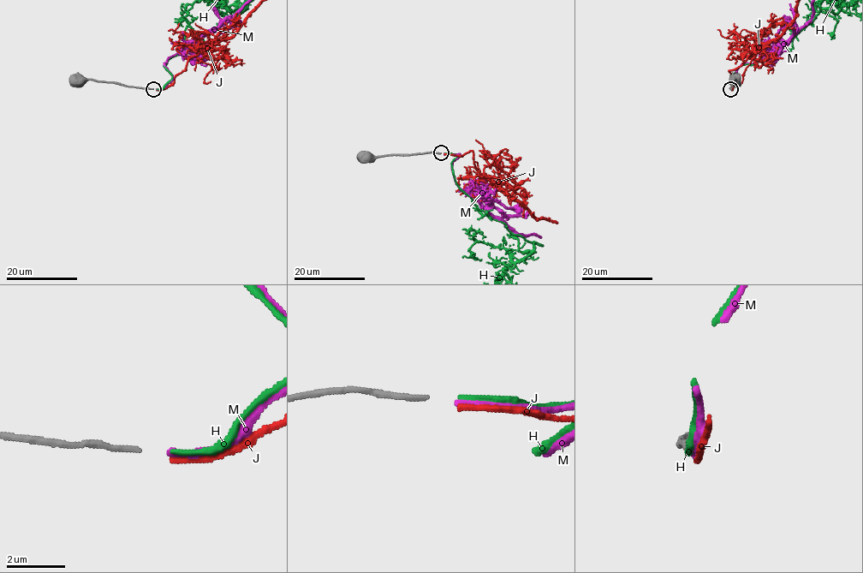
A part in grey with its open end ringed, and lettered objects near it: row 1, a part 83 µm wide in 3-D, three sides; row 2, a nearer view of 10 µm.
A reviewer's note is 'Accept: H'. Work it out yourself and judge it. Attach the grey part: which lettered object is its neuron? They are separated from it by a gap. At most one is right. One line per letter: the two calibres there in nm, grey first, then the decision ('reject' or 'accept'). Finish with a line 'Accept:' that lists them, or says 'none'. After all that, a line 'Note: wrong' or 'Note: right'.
H: 180/170 nm | accept
J: 180/200 nm | reject
M: 180/240 nm | reject
Accept: H
Note: right

